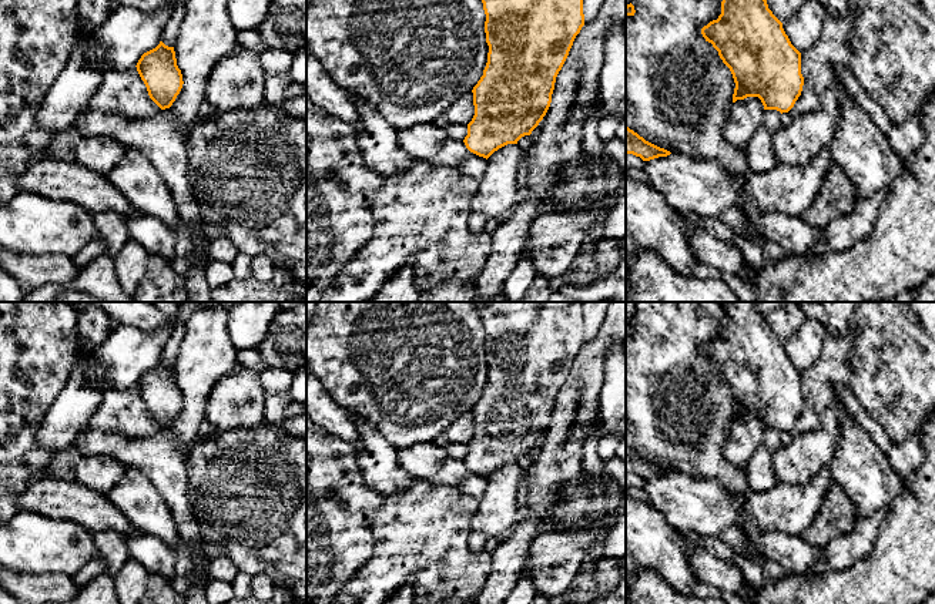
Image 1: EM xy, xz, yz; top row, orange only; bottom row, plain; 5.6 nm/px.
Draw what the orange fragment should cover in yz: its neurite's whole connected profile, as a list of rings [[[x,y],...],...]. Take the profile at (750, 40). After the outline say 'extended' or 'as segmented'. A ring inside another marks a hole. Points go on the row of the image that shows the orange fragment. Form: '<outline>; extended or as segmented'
[[[723,0],[721,14],[701,28],[706,41],[718,51],[730,68],[735,88],[733,103],[758,97],[764,110],[788,113],[801,95],[801,53],[791,44],[782,23],[768,9],[767,0]]]; as segmented

